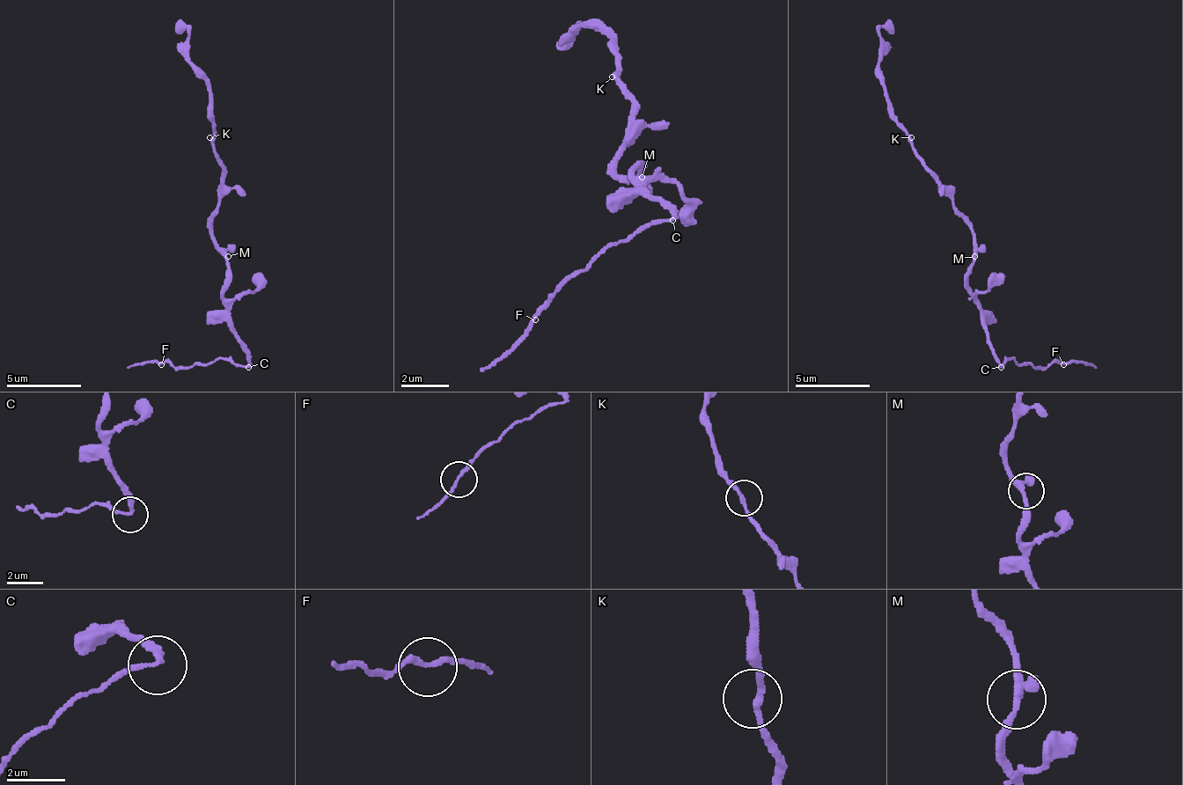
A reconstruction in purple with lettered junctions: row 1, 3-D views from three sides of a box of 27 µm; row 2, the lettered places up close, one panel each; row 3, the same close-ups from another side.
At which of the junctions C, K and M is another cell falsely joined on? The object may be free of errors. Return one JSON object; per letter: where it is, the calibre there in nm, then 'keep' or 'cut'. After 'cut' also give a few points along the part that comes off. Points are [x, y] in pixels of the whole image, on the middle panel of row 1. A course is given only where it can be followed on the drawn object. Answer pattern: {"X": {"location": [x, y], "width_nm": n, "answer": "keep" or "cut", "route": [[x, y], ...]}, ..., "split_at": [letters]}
{"C": {"location": [672, 220], "width_nm": 180, "answer": "cut", "route": [[671, 218], [612, 242], [576, 272], [481, 372]]}, "K": {"location": [612, 77], "width_nm": 200, "answer": "keep"}, "M": {"location": [642, 177], "width_nm": 240, "answer": "keep"}, "split_at": ["C"]}

